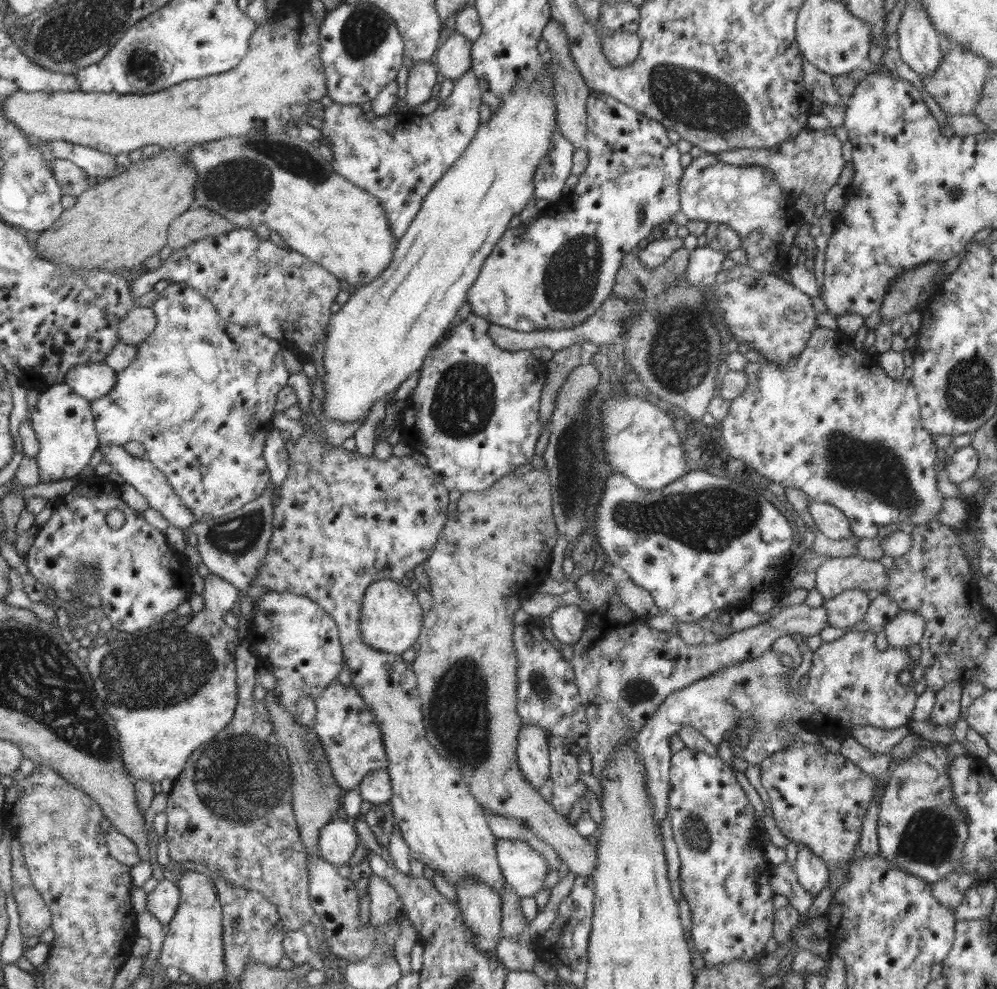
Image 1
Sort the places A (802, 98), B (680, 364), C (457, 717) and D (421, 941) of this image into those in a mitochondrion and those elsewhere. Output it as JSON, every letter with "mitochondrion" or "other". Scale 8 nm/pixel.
{"A":"other","B":"mitochondrion","C":"mitochondrion","D":"other"}

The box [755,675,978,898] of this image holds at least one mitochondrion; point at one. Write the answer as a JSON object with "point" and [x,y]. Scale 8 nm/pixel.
{"point":[929,837]}

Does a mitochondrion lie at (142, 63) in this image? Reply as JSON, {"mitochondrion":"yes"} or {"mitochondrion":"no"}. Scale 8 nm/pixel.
{"mitochondrion":"yes"}

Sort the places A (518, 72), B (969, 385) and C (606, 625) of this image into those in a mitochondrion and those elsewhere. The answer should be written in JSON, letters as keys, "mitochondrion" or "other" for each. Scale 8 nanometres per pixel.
{"A":"other","B":"mitochondrion","C":"other"}

